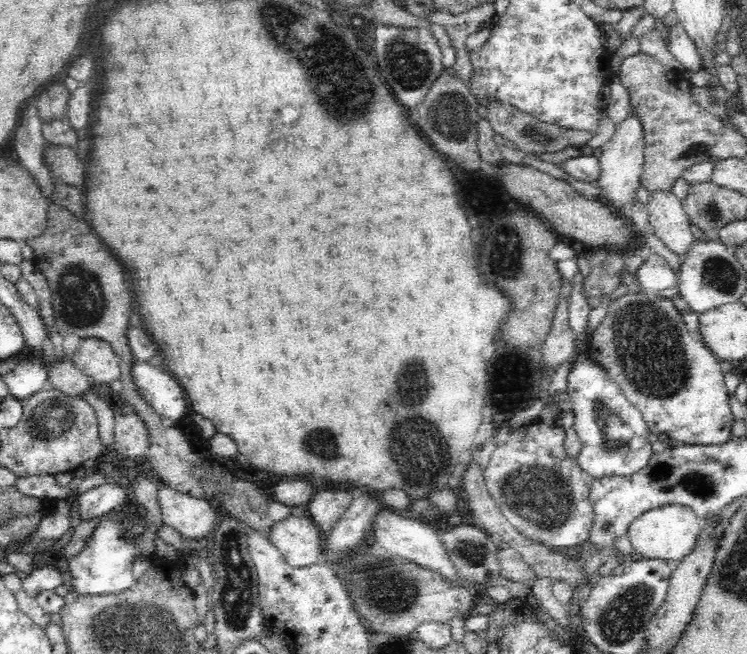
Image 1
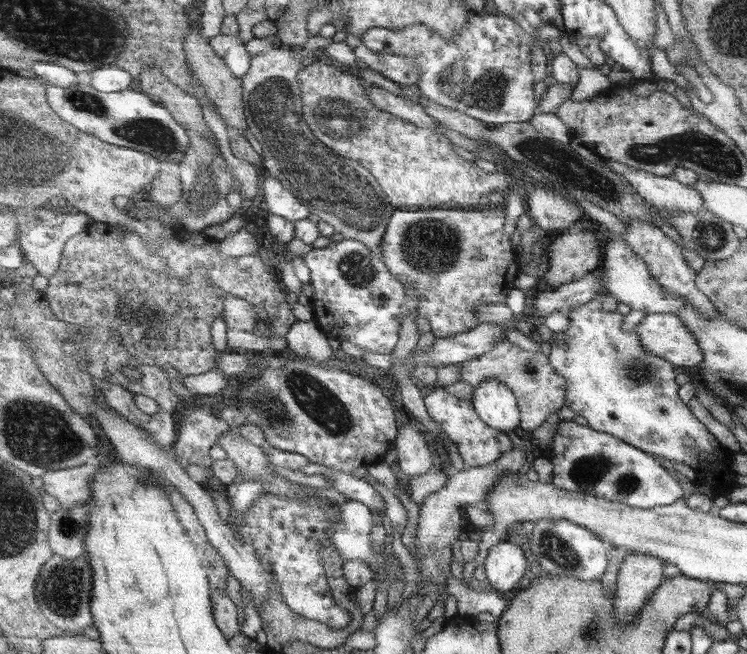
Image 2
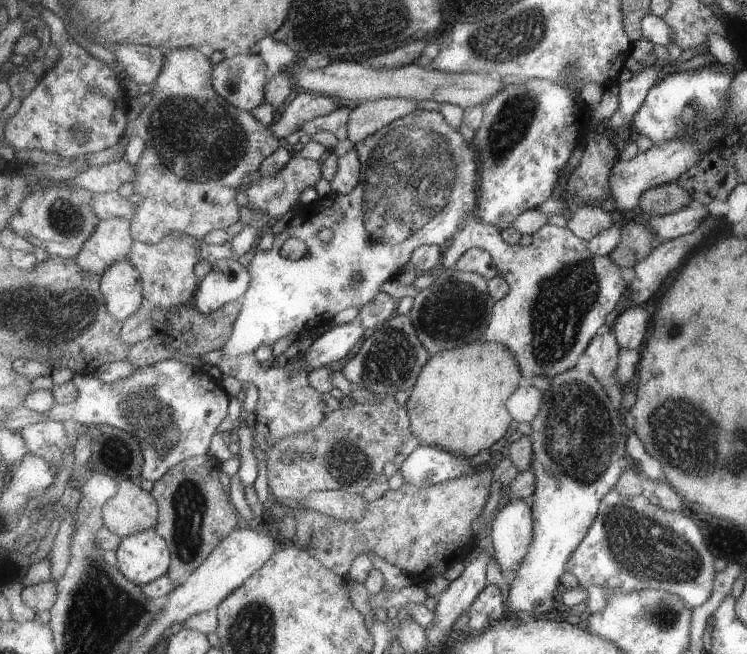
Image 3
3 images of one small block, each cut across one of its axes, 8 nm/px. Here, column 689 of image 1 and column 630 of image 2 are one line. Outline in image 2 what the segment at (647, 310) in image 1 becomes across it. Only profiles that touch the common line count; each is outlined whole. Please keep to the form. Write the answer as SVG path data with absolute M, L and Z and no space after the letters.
M602 298L575 307L567 314L570 319L569 327L563 332L553 334L549 356L551 366L567 380L565 406L583 416L591 428L611 433L665 462L683 462L693 469L721 467L723 470L723 464L721 466L713 464L719 451L723 455L723 446L709 432L709 428L703 422L699 422L699 418L689 410L687 402L681 399L682 386L675 382L676 366L671 361L647 351L635 328L633 331L625 331L623 329L625 315L617 311L605 312L601 308Z

